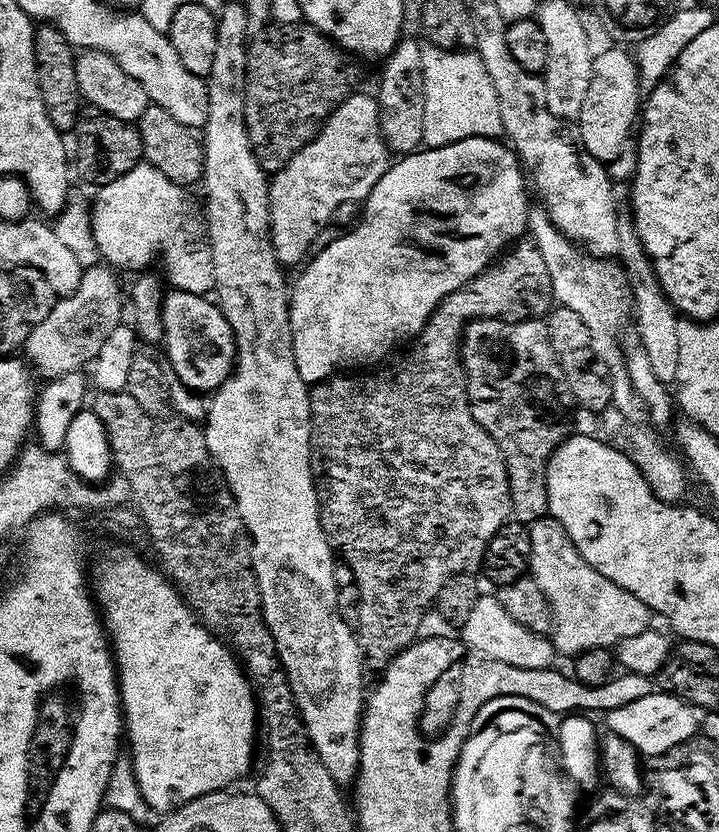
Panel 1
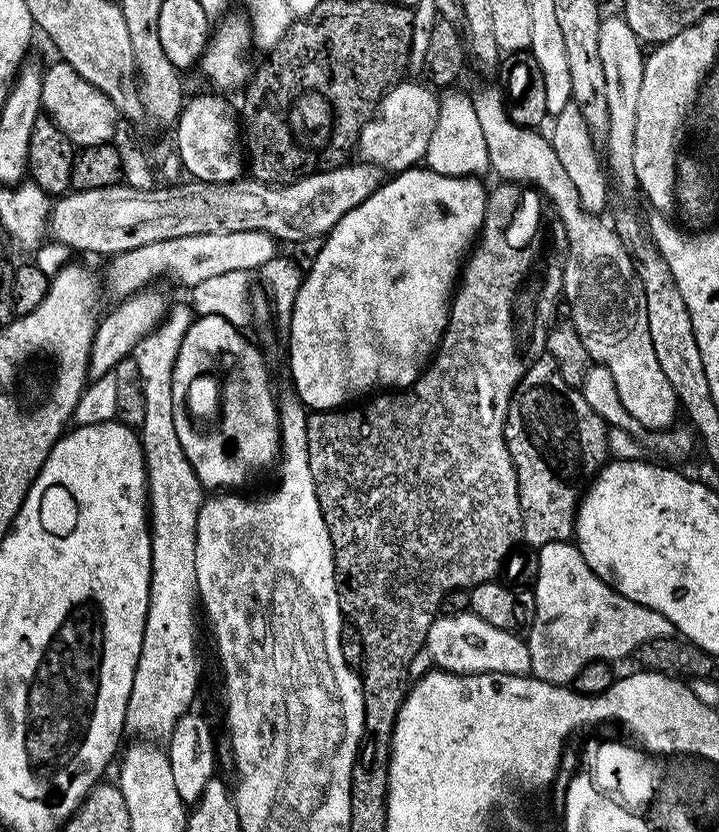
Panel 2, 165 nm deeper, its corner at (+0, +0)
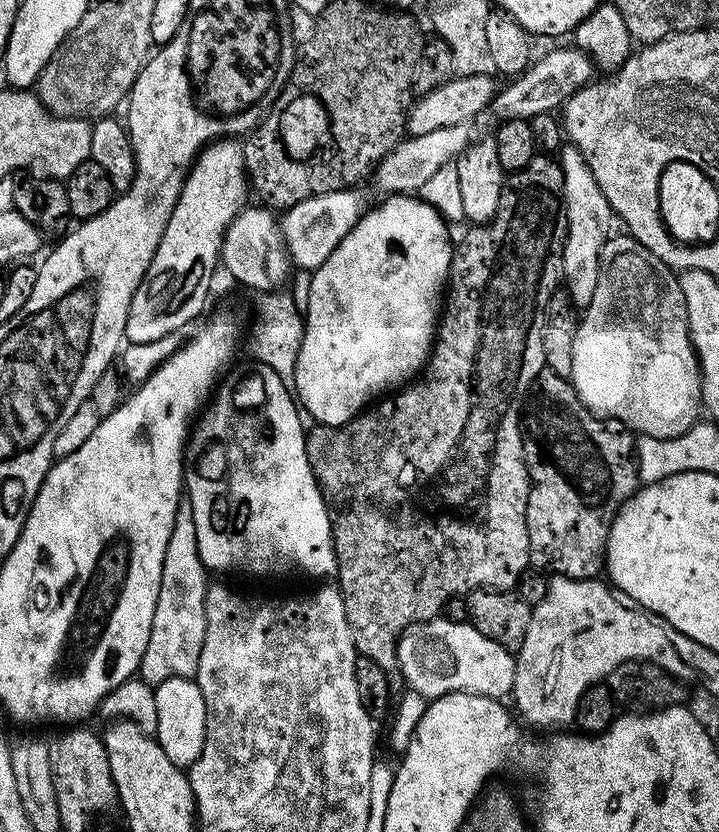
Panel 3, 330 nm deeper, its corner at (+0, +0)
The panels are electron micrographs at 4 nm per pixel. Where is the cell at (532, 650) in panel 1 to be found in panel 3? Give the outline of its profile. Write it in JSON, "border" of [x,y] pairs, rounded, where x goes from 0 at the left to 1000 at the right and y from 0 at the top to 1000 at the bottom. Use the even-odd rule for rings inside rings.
{"border":[[[616,743],[565,756],[551,772],[551,797],[563,823],[595,844],[633,832],[701,839],[711,833],[718,809],[718,791],[707,780],[676,767],[655,748],[638,750]]]}

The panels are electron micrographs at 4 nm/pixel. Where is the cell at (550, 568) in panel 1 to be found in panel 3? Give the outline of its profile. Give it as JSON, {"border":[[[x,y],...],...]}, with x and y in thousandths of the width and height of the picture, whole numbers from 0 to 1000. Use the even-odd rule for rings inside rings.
{"border":[[[769,691],[762,698],[759,719],[741,730],[737,752],[732,752],[732,772],[726,772],[723,782],[716,785],[718,809],[709,833],[711,840],[718,840],[716,855],[730,871],[741,870],[745,875],[794,871],[801,863],[804,839],[815,834],[822,822],[844,819],[848,805],[854,805],[854,800],[865,800],[865,796],[872,793],[898,793],[936,810],[953,806],[954,799],[940,780],[936,756],[917,740],[897,736],[889,728],[875,728],[866,720],[857,721],[858,713],[844,701],[834,700],[829,695],[800,697]]]}

